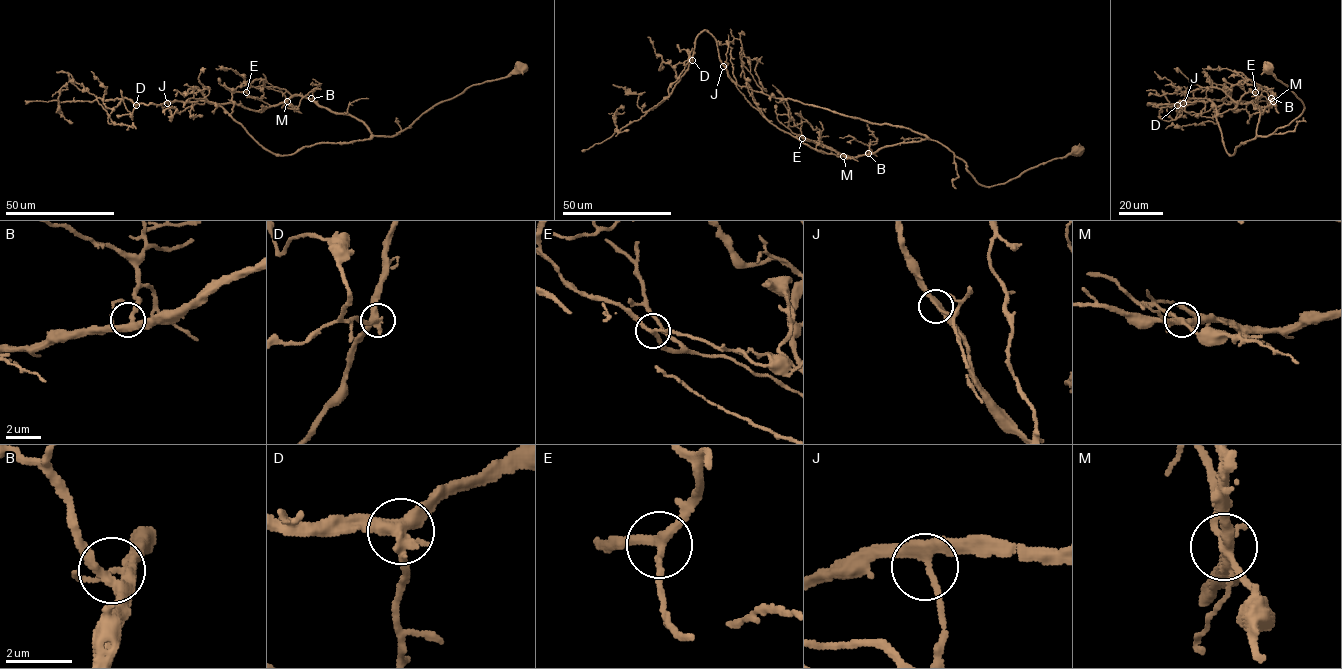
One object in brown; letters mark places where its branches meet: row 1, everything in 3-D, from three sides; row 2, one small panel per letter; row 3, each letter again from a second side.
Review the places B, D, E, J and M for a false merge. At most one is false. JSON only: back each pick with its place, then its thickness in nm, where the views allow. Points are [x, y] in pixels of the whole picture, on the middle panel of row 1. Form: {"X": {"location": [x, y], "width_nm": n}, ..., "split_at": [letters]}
{"split_at": []}

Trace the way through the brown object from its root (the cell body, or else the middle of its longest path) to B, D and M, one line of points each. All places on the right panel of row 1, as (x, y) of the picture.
B: (1268, 68), (1302, 101), (1303, 110), (1287, 126), (1267, 136), (1259, 136), (1257, 125), (1271, 98)
D: (1268, 68), (1303, 110), (1267, 136), (1241, 143), (1232, 155), (1212, 102), (1148, 103), (1177, 105)
M: (1268, 68), (1302, 101), (1303, 110), (1287, 126), (1259, 136), (1260, 115), (1275, 95), (1273, 101)

